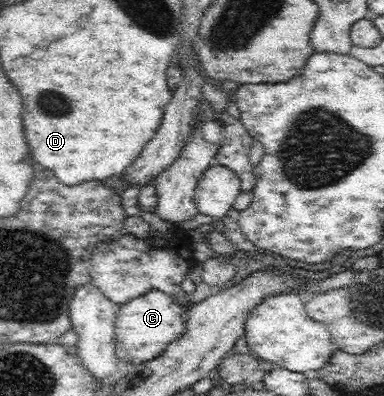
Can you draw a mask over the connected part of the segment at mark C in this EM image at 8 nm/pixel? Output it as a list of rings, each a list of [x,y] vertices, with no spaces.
[[[149,290],[124,303],[117,312],[114,325],[116,356],[121,363],[137,365],[159,357],[165,348],[185,333],[191,304],[180,304],[159,290]]]

